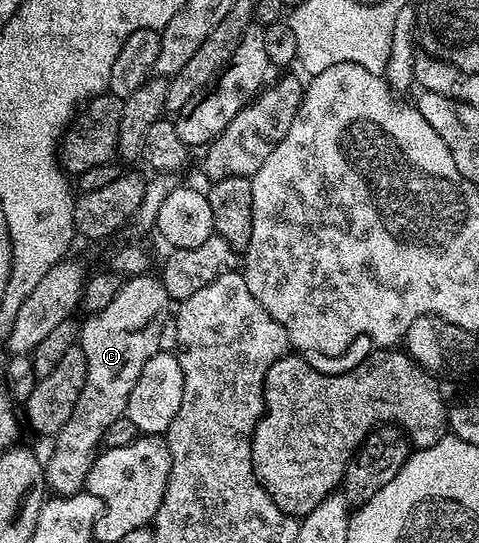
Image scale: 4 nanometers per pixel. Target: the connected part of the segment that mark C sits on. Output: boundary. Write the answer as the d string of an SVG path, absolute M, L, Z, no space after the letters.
M130 276L107 307L84 318L79 344L87 355L87 379L79 403L71 411L71 419L52 438L53 454L43 465L46 486L62 498L72 497L86 488L93 461L102 448L101 440L106 440L115 419L126 416L131 391L143 367L147 367L147 359L162 352L161 336L165 324L171 321L171 298L162 280L149 276Z

